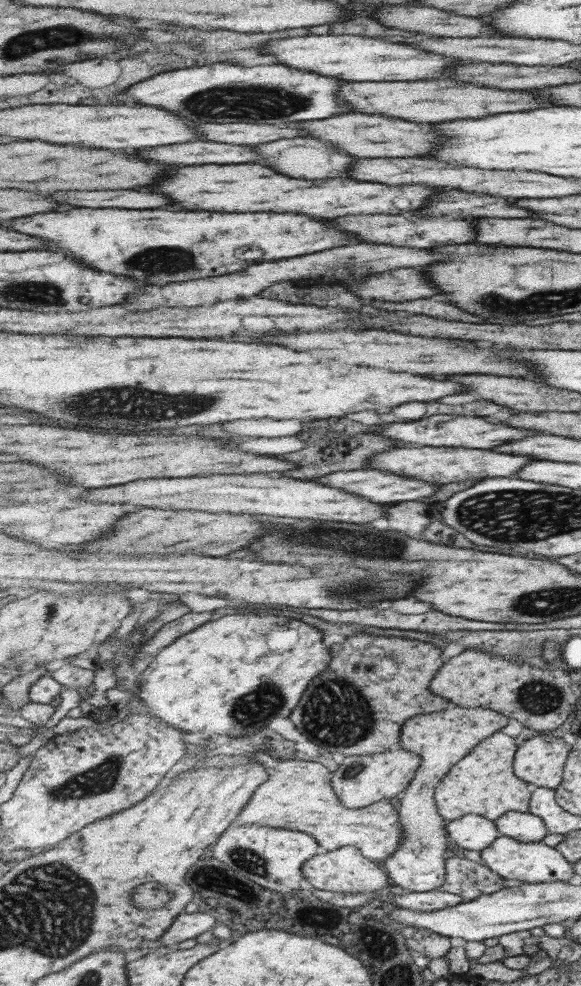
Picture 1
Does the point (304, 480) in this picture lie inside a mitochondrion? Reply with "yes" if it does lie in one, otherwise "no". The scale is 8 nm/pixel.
no

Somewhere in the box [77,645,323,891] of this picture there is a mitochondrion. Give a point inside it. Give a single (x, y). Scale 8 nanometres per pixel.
(267, 699)

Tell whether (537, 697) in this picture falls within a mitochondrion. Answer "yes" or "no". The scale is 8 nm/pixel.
yes

